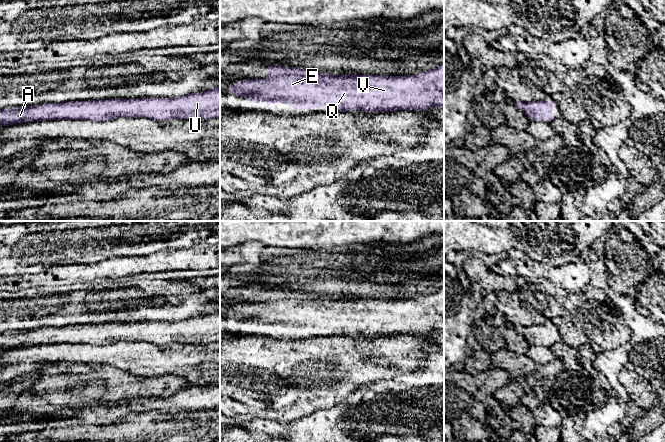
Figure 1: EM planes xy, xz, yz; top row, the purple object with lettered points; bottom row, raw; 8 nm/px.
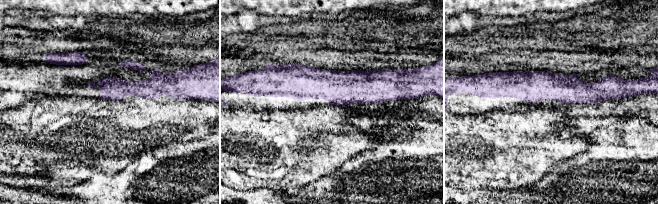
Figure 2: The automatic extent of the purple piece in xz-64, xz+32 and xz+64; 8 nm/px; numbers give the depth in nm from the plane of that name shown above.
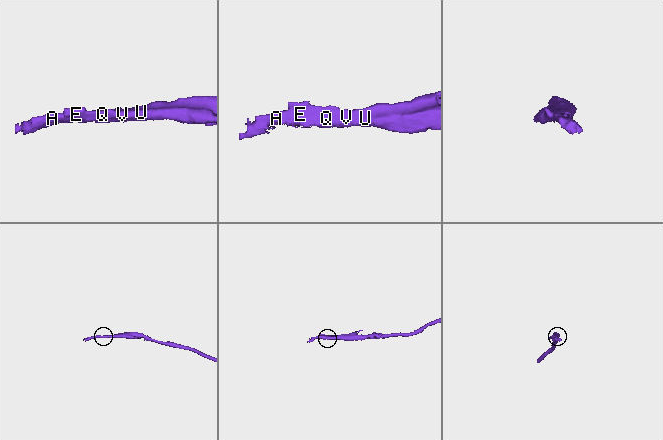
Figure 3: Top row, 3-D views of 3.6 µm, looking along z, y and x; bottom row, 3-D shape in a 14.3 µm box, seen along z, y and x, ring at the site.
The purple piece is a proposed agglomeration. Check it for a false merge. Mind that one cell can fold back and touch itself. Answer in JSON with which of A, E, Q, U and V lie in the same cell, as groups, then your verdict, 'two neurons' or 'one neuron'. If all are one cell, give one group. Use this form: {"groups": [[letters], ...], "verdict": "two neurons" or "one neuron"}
{"groups": [["A", "E", "Q", "U", "V"]], "verdict": "one neuron"}

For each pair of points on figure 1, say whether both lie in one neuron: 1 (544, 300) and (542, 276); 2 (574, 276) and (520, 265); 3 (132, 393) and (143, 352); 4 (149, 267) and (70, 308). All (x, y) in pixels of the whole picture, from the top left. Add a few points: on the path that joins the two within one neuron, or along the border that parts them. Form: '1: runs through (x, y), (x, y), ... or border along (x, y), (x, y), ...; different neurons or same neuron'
1: border along (526, 282), (532, 283), (543, 293), (555, 297); different neurons
2: runs through (561, 276), (543, 276), (533, 272); same neuron
3: border along (127, 372), (139, 376), (161, 376); different neurons
4: border along (80, 290), (104, 291); different neurons

